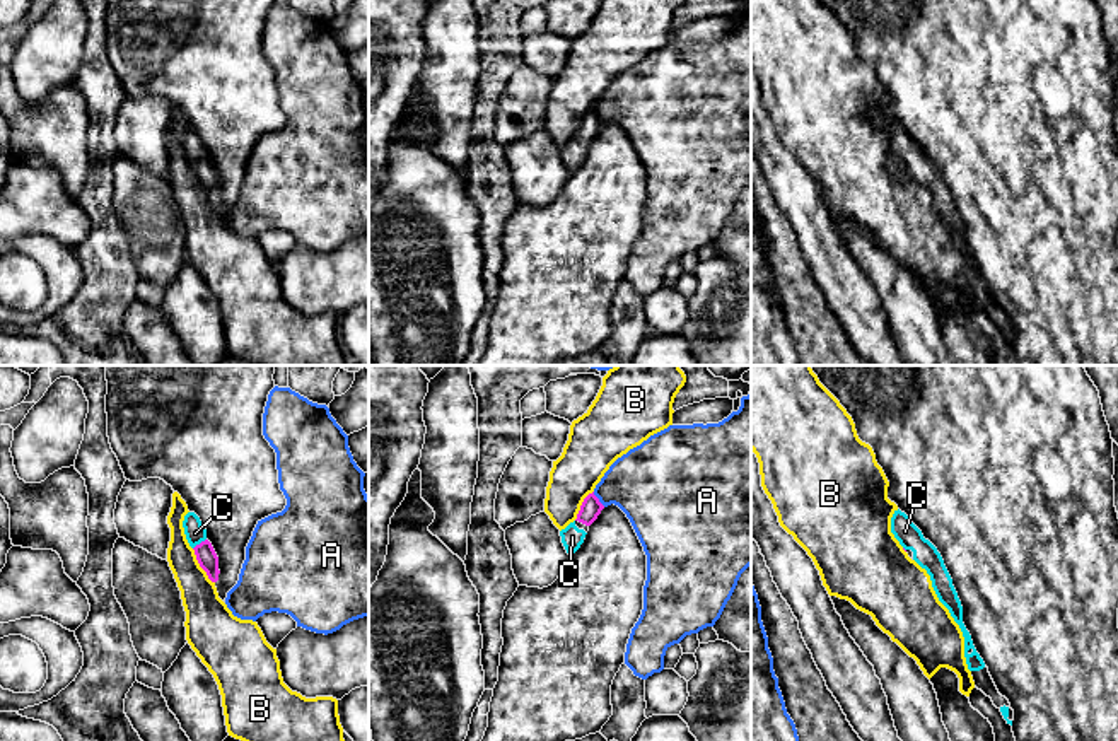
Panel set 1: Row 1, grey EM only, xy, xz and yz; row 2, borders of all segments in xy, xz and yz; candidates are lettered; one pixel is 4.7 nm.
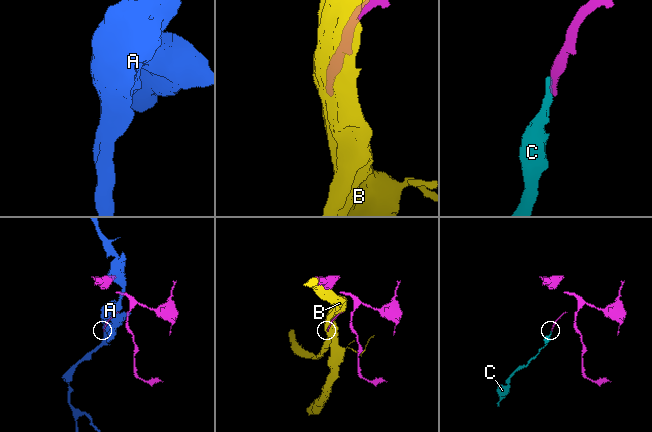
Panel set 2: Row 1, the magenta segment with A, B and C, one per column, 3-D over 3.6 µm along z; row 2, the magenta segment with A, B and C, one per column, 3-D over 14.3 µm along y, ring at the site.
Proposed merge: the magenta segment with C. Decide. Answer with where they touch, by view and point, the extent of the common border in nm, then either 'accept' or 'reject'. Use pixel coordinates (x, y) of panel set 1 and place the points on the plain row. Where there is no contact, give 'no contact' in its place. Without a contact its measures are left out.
meets magenta in xy at (200, 161); contact 80 nm long; accept

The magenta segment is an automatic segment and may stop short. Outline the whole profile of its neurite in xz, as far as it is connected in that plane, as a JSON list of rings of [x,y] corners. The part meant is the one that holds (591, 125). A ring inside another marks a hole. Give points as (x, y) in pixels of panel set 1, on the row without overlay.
[[[592,109],[584,116],[575,138],[585,143],[591,143],[597,137],[603,126],[604,123],[599,120],[599,116]]]

